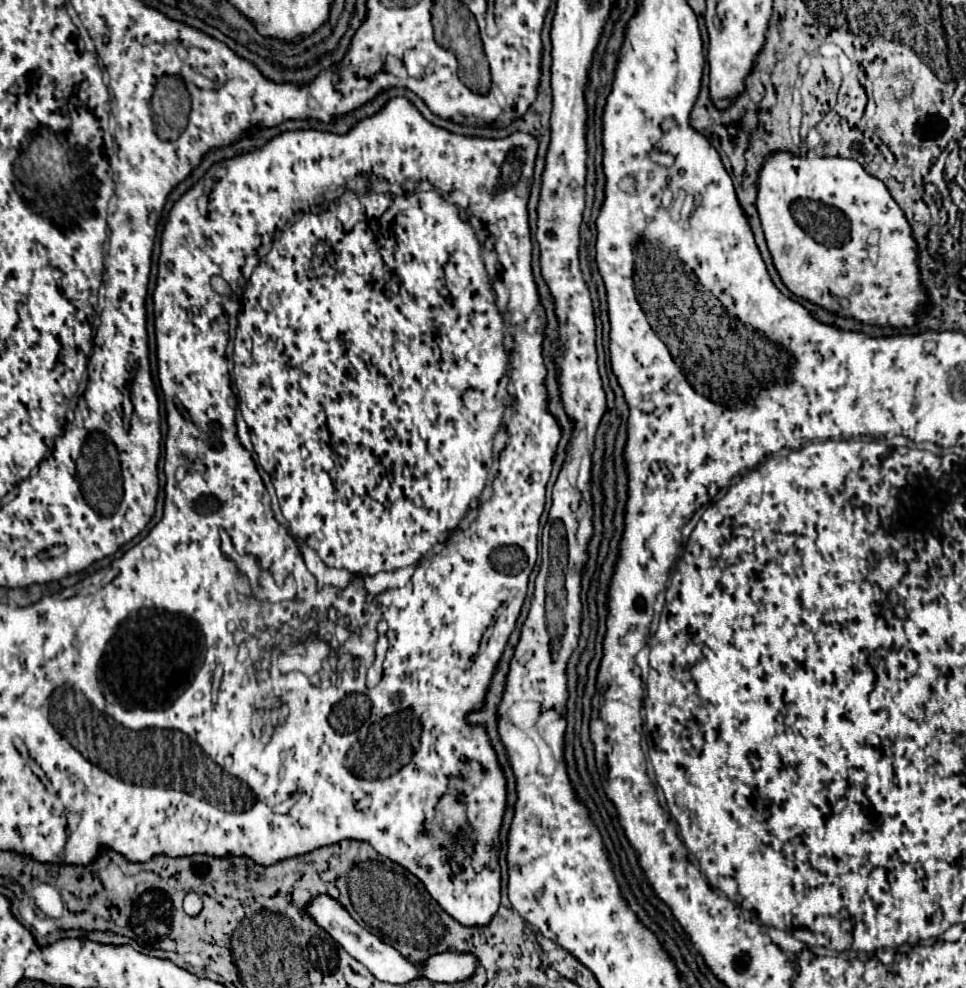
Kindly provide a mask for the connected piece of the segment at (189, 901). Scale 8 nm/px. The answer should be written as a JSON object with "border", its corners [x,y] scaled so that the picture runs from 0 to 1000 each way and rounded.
{"border":[[[196,904],[196,906],[192,908],[189,920],[192,920],[192,924],[194,924],[196,928],[206,926],[206,924],[208,924],[208,920],[210,920],[210,912],[208,912],[208,908],[206,908],[204,904]]]}

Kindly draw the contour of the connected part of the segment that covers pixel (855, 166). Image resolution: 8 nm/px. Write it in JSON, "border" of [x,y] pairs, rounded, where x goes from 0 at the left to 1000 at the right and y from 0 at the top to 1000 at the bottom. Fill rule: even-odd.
{"border":[[[802,153],[796,155],[786,171],[786,183],[784,183],[784,214],[790,226],[794,250],[800,258],[802,272],[806,274],[811,286],[823,297],[829,299],[850,311],[856,311],[860,315],[869,315],[877,321],[885,321],[893,327],[906,327],[906,329],[924,329],[924,331],[943,331],[947,327],[947,317],[958,307],[958,293],[953,293],[951,286],[951,270],[949,270],[949,246],[945,244],[943,230],[937,222],[937,216],[931,212],[931,207],[920,197],[914,183],[900,177],[885,161],[873,161],[873,159],[829,159],[819,153]]]}

